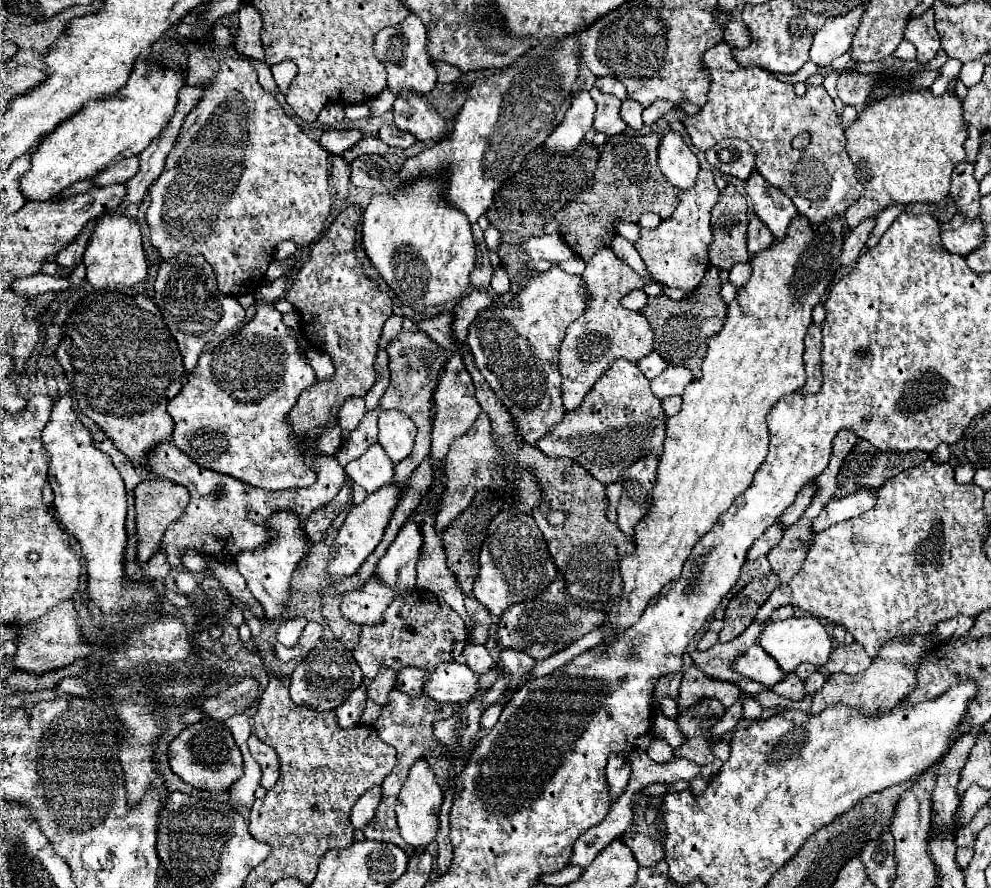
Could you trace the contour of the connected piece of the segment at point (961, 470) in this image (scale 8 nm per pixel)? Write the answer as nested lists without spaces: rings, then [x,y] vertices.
[[[969,463],[969,465],[961,465],[961,467],[955,467],[955,481],[957,483],[969,483],[975,475],[975,467]]]

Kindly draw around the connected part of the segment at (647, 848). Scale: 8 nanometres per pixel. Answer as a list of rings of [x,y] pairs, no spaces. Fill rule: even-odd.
[[[637,813],[633,817],[633,823],[623,833],[623,843],[631,847],[637,863],[641,867],[651,867],[659,863],[665,857],[663,845],[665,845],[665,833],[657,829],[657,825],[651,825],[645,821],[645,813]]]

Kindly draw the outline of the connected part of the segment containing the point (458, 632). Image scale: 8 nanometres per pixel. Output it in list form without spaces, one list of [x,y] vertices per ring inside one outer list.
[[[415,591],[411,597],[397,597],[391,601],[379,625],[367,625],[361,631],[359,647],[353,651],[357,665],[367,679],[373,679],[381,667],[403,669],[419,667],[431,671],[441,661],[453,661],[463,653],[467,631],[461,617],[439,597],[429,591]]]

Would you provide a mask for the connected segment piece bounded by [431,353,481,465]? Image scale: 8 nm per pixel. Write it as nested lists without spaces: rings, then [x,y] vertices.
[[[453,353],[447,359],[447,365],[443,367],[445,373],[441,375],[437,389],[435,389],[435,421],[433,421],[433,431],[431,431],[431,455],[433,455],[433,463],[437,465],[445,455],[447,449],[451,445],[451,441],[455,437],[459,437],[461,433],[467,433],[467,429],[471,429],[471,425],[475,423],[475,419],[481,413],[481,407],[475,399],[475,387],[471,381],[471,375],[465,369],[463,363],[463,355],[461,353]]]

